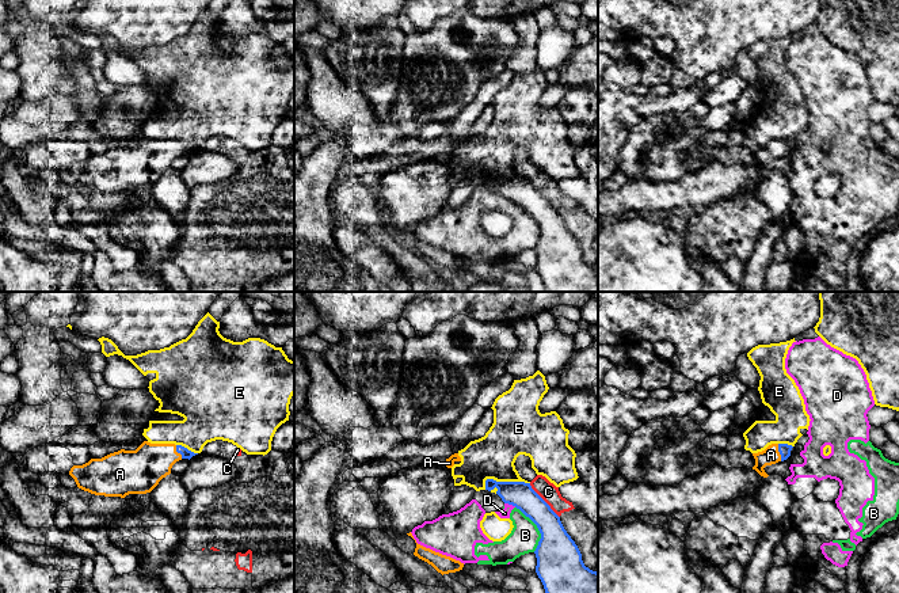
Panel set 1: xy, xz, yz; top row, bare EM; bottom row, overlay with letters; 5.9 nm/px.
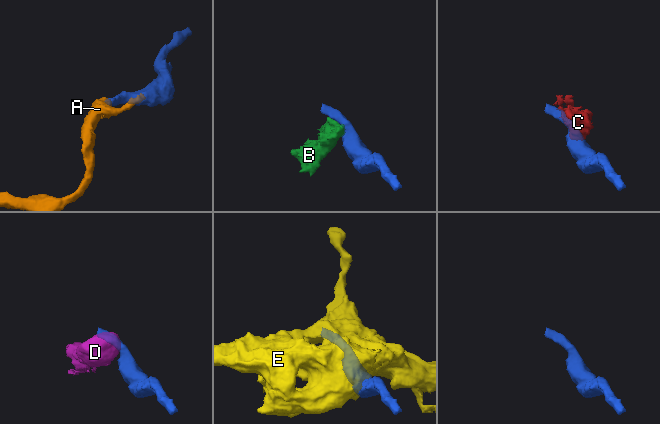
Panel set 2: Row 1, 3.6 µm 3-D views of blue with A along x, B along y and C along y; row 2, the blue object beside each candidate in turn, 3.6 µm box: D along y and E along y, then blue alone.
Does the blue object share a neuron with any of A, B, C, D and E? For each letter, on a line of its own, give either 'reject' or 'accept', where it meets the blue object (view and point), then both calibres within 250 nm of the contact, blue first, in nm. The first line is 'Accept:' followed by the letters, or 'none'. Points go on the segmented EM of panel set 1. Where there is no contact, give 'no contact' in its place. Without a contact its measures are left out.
Accept: A
A: accept; contact yz (778, 451); calibres 70 and 100 nm
B: reject; contact xz (537, 527); calibres 280 and 170 nm
C: reject; contact xz (544, 501); calibres 180 and 110 nm
D: reject; contact xz (510, 504); calibres 160 and 60 nm
E: reject; contact xz (503, 482); calibres 160 and 260 nm

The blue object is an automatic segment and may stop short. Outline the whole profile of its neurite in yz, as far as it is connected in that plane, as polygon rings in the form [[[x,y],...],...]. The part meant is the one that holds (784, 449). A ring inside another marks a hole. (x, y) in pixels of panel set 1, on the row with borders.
[[[772,444],[765,451],[753,453],[755,459],[755,470],[761,476],[767,478],[769,475],[765,472],[766,465],[776,464],[778,461],[784,461],[791,456],[792,445],[788,444]]]

